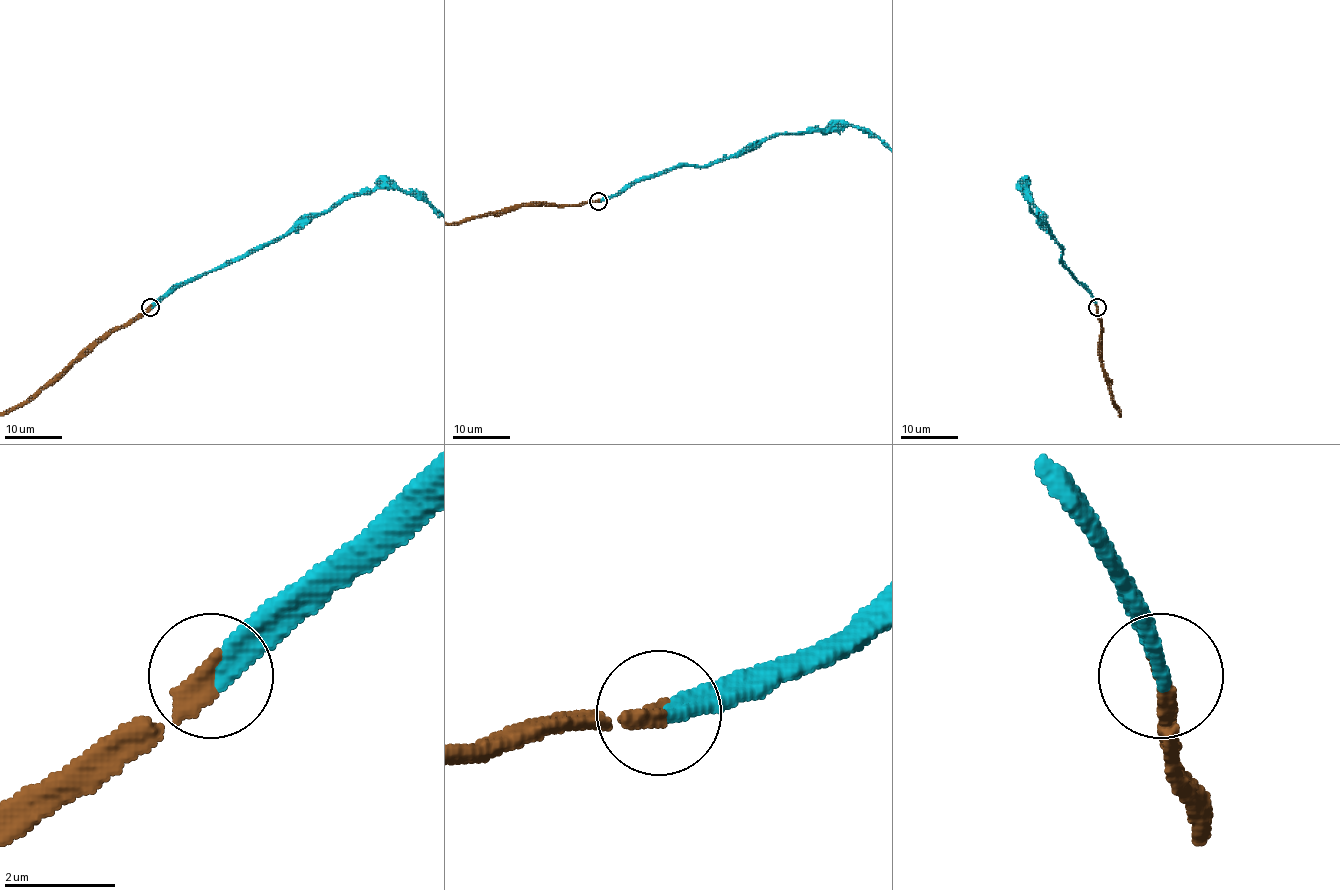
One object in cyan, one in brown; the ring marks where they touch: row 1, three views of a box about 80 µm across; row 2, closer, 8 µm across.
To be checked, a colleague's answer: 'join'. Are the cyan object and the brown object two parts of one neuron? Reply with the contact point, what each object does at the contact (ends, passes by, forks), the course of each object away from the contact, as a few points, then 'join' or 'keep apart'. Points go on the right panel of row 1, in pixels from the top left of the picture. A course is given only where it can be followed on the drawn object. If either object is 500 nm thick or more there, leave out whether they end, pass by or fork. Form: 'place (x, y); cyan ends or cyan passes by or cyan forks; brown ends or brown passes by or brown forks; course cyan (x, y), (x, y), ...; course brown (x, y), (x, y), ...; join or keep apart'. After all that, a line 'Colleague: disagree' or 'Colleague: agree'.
place (1097, 307); cyan ends; brown ends; join
Colleague: agree

